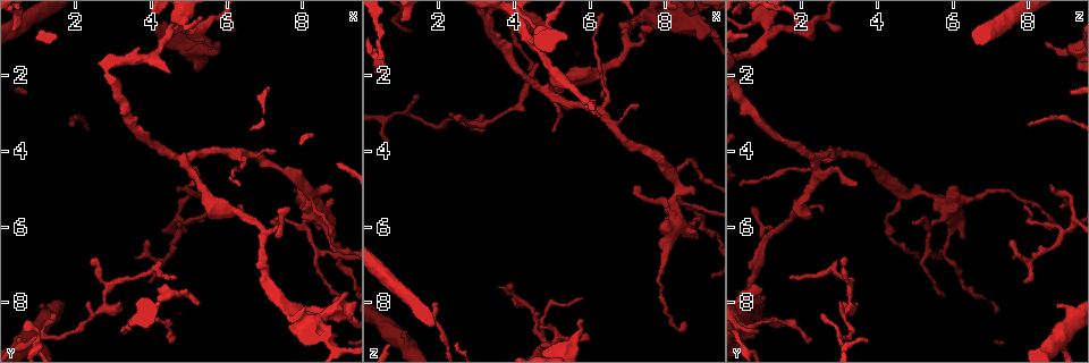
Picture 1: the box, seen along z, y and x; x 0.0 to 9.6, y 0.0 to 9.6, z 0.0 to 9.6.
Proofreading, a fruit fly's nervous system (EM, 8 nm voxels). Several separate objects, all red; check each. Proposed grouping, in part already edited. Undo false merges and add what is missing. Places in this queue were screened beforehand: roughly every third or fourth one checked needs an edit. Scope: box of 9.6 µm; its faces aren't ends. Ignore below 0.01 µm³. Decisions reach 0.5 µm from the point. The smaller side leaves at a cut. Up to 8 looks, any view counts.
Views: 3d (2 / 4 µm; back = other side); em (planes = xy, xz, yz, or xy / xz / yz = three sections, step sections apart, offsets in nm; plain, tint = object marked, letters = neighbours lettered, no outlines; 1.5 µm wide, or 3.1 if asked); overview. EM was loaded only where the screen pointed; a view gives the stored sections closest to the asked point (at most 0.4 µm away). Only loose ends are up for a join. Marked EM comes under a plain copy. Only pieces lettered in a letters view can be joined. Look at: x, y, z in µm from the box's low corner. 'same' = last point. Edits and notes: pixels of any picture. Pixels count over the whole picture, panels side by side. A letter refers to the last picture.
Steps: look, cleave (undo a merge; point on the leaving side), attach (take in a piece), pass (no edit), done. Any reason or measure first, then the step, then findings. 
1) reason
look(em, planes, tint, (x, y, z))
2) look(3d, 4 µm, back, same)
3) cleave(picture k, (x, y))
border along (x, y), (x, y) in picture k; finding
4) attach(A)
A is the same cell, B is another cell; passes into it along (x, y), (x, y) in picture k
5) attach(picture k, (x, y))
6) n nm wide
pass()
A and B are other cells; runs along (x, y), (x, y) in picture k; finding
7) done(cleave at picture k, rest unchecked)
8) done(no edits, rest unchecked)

an open end
look(3d, 2 µm, (2.50, 6.75, 3.15))

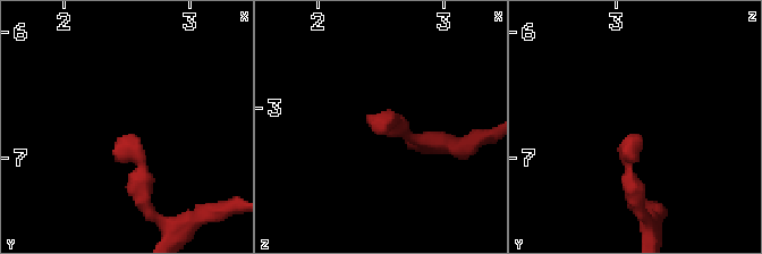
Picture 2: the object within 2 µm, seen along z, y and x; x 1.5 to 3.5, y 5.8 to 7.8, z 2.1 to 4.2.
look(em, planes, letters, (2.52, 6.78, 3.16))

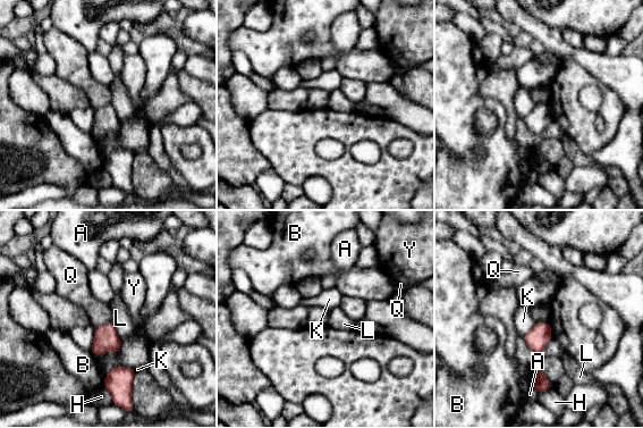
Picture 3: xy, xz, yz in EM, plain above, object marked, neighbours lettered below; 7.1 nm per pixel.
pass()
A, B, H, K, L, Q and Y are other cells; border along (109, 321), (94, 328) in picture 3; none of them fits

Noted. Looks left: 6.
branch stops here
look(em, planes, tint, (5.85, 1.10, 8.50))

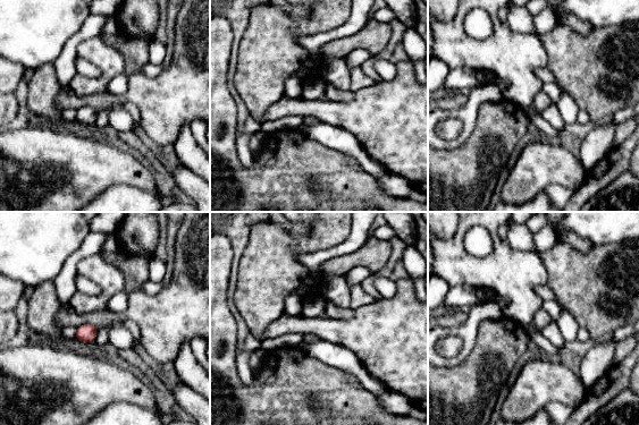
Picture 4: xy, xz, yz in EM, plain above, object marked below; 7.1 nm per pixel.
see the neighbours
look(em, planes, letters, same)

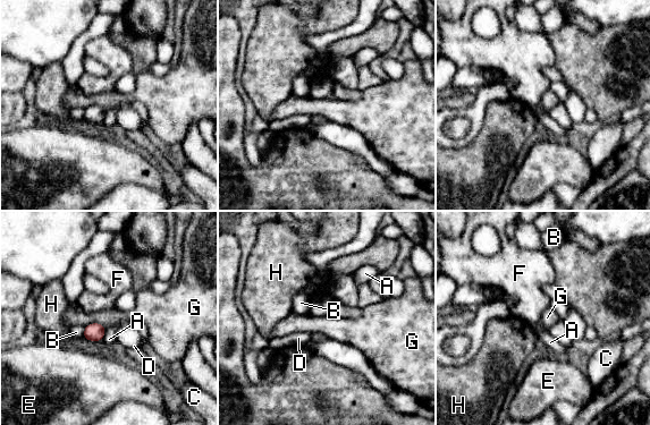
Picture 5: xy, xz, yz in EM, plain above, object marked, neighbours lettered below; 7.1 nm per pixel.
pass()
A, B, C, D, E, F, G and H are other cells; border along (85, 325), (100, 323), (104, 328) in picture 5; none of them fits

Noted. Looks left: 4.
stops while still wide
look(3d, 4 µm, (1.05, 8.10, 8.80))

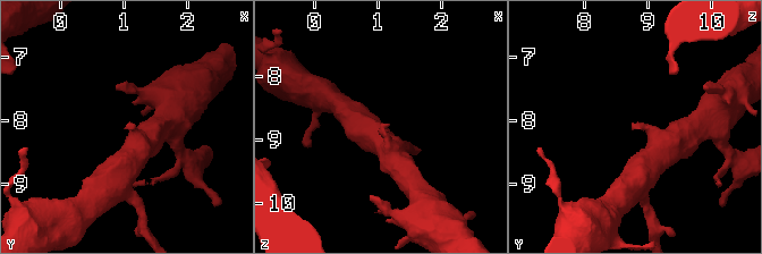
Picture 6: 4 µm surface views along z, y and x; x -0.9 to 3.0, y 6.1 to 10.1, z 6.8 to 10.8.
need the tissue
look(em, xy, step 4, letters, (1.10, 8.00, 8.75))

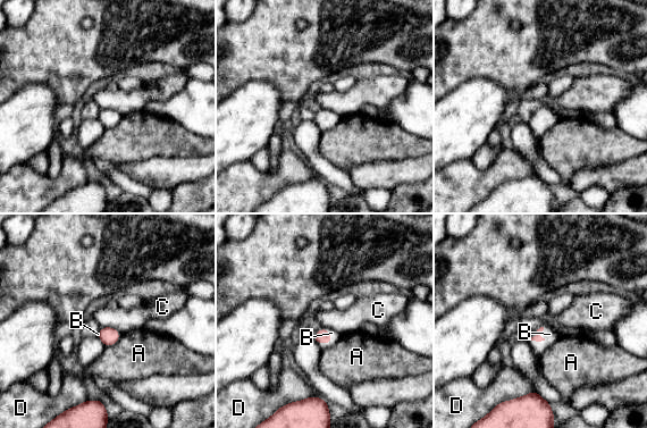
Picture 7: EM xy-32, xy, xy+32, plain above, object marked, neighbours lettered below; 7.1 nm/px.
cut it another way
look(em, planes, letters, same)

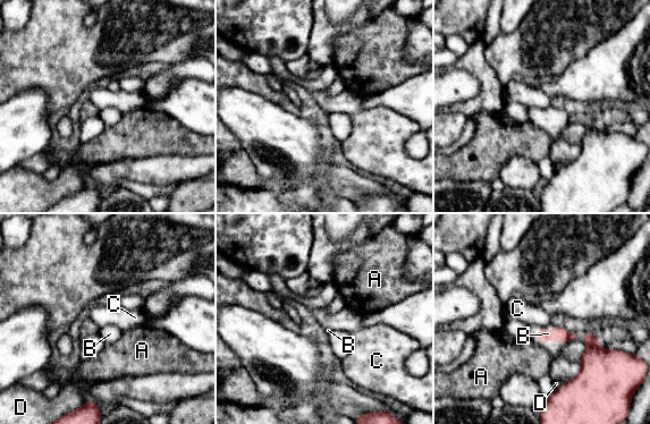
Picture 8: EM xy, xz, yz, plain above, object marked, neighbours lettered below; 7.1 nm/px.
B touches over 240 nm
attach(B)
B is the same cell, A, C and D are other cells; it goes on there

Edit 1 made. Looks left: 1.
done(attach at picture 8, rest unchecked)

